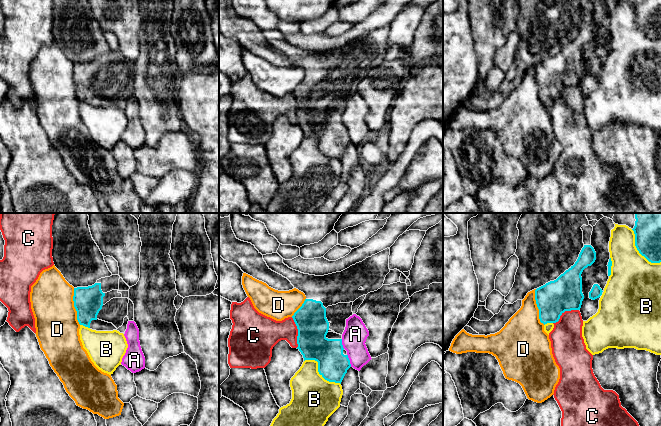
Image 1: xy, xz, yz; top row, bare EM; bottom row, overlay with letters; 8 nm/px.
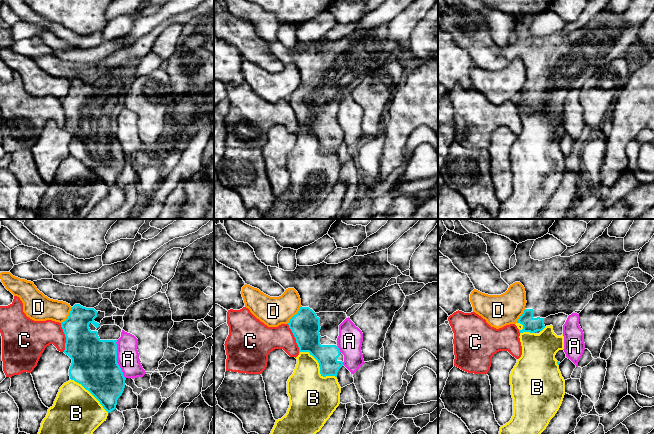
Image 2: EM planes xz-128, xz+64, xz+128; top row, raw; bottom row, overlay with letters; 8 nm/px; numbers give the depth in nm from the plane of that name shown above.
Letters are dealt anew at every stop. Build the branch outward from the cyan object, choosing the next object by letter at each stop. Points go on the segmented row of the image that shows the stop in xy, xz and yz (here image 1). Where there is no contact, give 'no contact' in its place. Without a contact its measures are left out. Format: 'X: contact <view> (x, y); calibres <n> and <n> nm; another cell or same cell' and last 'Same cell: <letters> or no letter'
A: contact xz (349, 360); calibres 240 and 190 nm; another cell
B: contact xz (318, 371); calibres 240 and 360 nm; another cell
C: contact xz (298, 332); calibres 260 and 240 nm; another cell
D: contact xy (74, 306); calibres 240 and 360 nm; another cell
Same cell: no letter

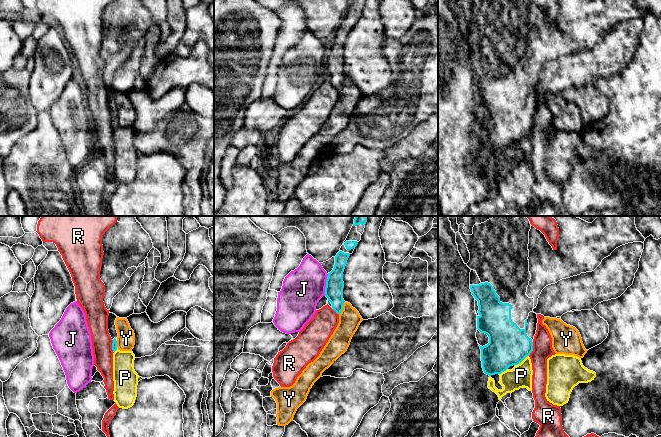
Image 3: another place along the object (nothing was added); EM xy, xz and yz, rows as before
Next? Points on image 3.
J: contact xz (326, 285); calibres 140 and 320 nm; another cell
P: contact yz (521, 361); calibres 320 and 180 nm; another cell
R: contact yz (532, 349); calibres 320 and 160 nm; another cell
Y: contact xz (342, 308); calibres 140 and 180 nm; another cell
Same cell: no letter

